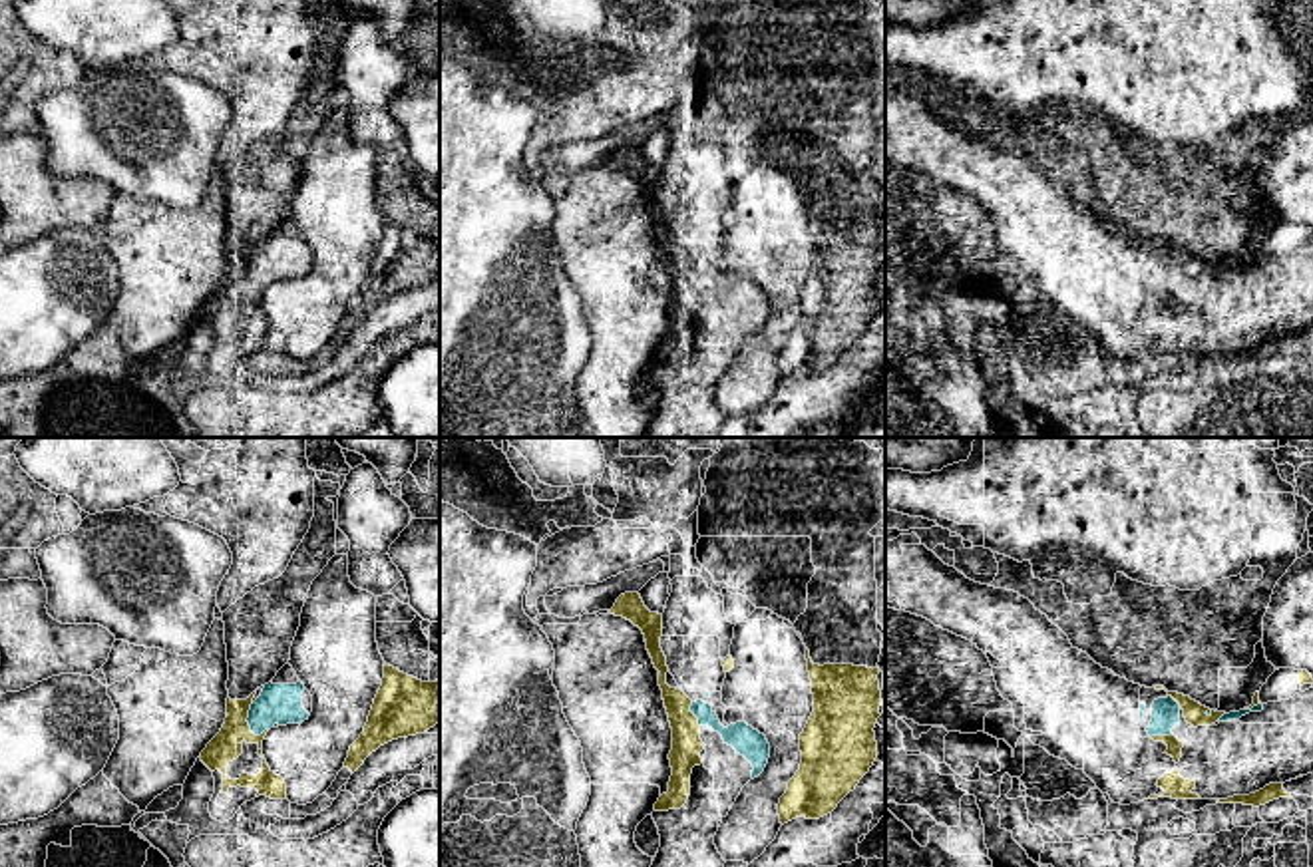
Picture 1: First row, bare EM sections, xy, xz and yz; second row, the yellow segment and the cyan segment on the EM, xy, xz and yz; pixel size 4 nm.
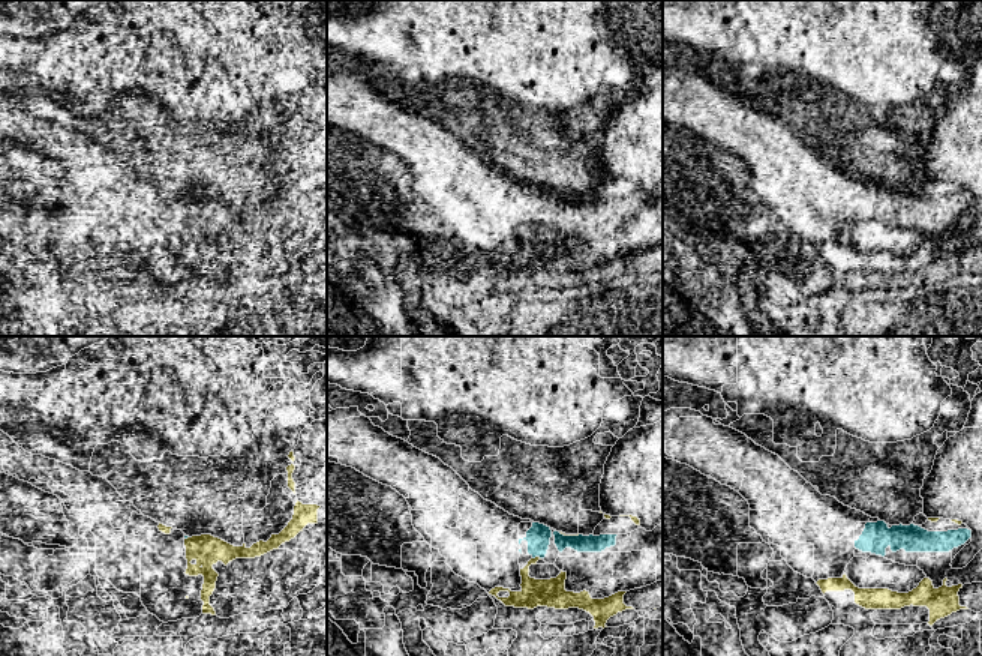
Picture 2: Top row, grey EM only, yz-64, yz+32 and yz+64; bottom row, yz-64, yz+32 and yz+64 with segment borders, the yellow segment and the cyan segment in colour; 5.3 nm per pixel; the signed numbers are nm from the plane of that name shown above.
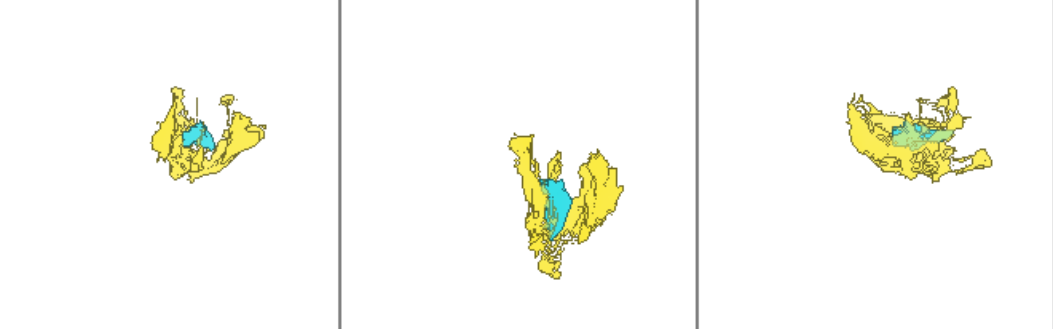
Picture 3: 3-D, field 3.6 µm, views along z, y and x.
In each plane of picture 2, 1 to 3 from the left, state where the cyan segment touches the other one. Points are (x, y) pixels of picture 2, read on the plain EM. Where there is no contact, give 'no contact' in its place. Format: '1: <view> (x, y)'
1: yz-64 (188, 201)
2: yz+32 (535, 221)
3: no contact

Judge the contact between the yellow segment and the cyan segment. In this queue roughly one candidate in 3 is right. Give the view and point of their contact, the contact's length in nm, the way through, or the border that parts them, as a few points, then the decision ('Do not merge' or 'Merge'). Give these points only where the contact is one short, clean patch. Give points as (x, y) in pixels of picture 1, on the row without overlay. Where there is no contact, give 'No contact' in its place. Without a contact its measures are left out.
Touches yellow at xy (245, 275). Shared border 150 nm. Do not merge

